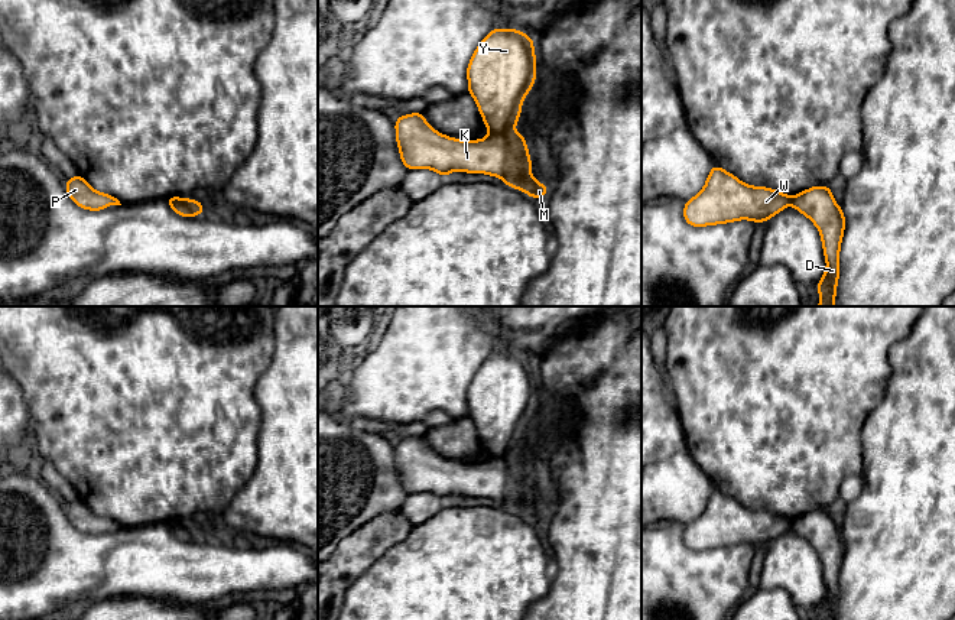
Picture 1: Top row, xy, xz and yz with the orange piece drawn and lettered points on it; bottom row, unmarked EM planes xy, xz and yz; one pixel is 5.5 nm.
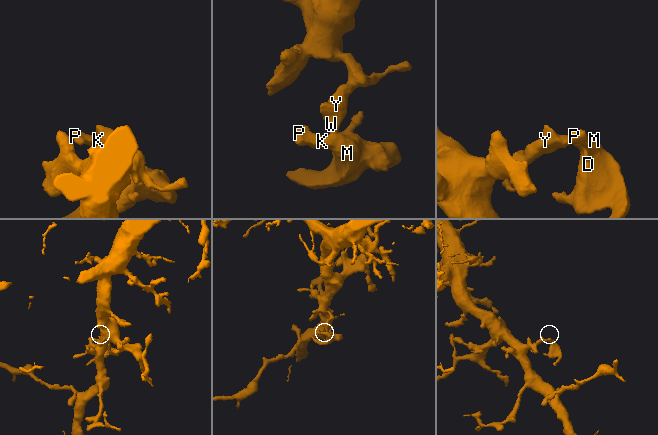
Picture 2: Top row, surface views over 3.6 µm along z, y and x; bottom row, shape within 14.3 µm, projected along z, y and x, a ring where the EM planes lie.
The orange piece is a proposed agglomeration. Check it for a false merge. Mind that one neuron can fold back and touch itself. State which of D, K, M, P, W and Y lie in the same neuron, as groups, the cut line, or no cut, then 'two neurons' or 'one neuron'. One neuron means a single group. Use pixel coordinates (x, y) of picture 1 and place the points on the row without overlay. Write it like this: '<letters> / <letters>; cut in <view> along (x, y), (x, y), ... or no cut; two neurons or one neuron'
D K M P / W Y; cut in xz along (512, 453), (490, 457); two neurons

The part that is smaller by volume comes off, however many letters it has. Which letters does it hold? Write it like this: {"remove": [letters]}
{"remove": ["D", "K", "M", "P"]}

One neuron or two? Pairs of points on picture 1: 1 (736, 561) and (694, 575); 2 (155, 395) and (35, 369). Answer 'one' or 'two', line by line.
1: one
2: one

